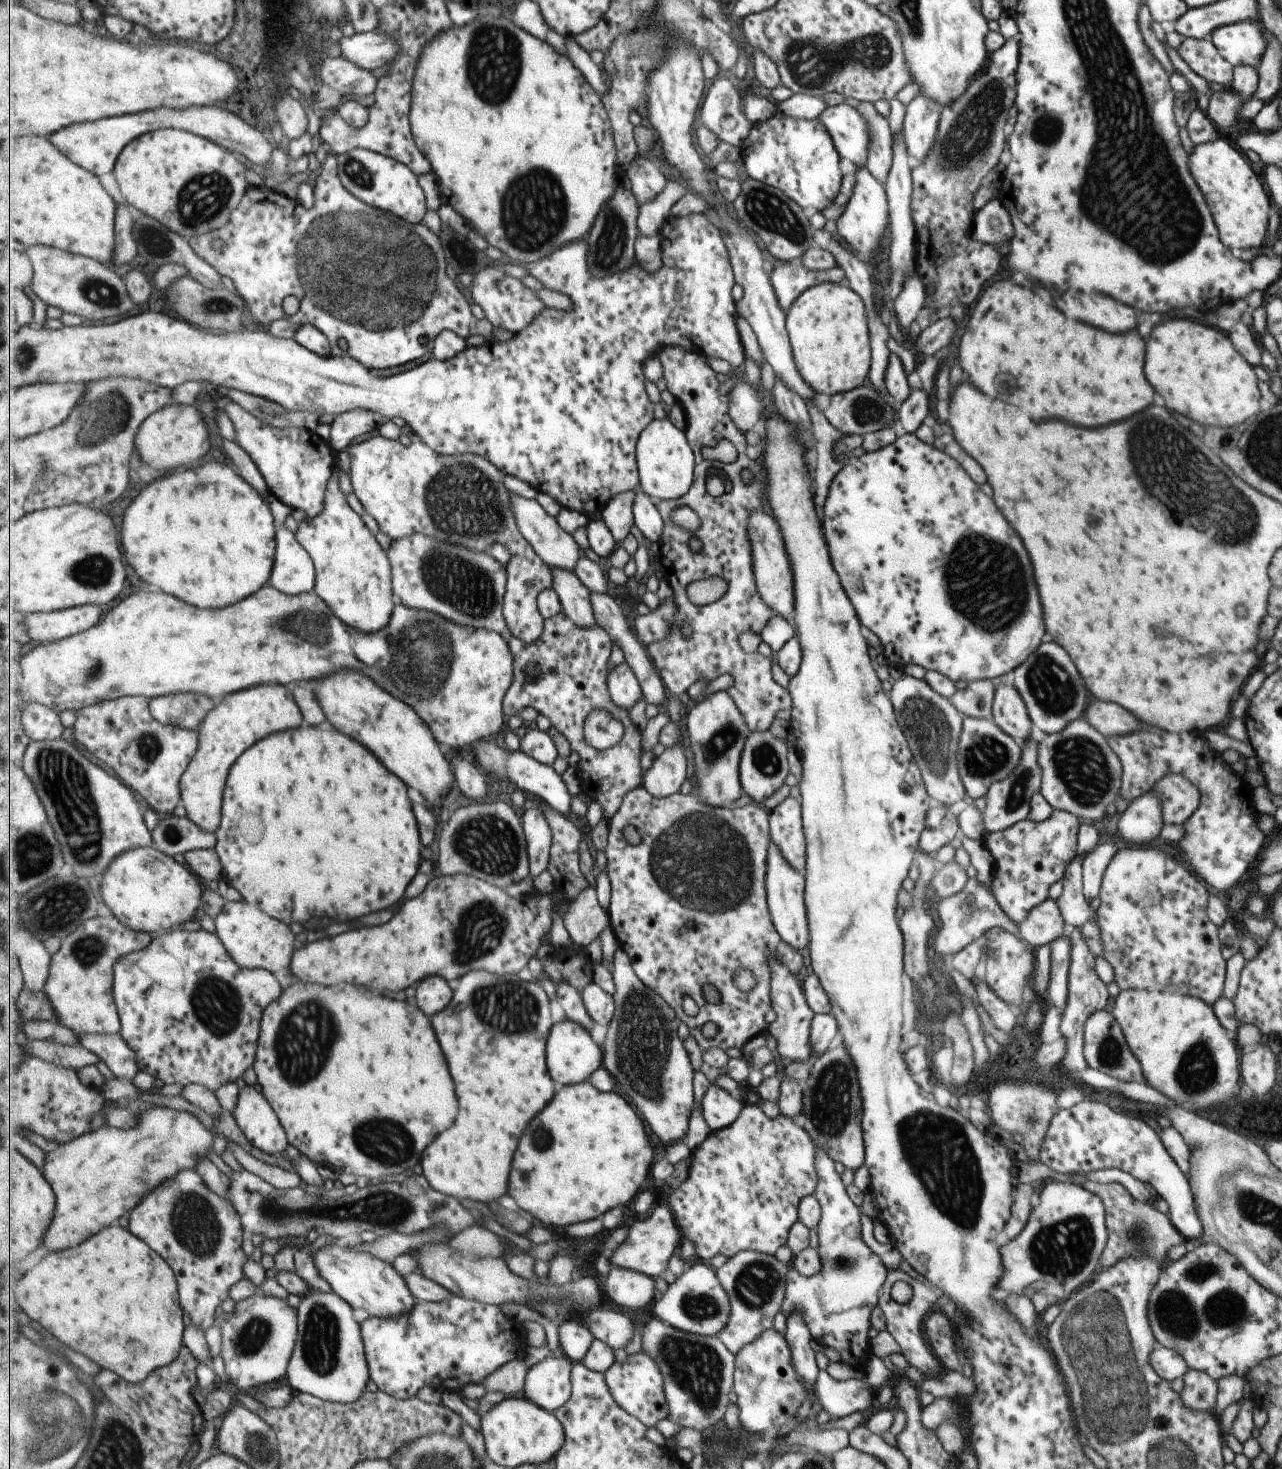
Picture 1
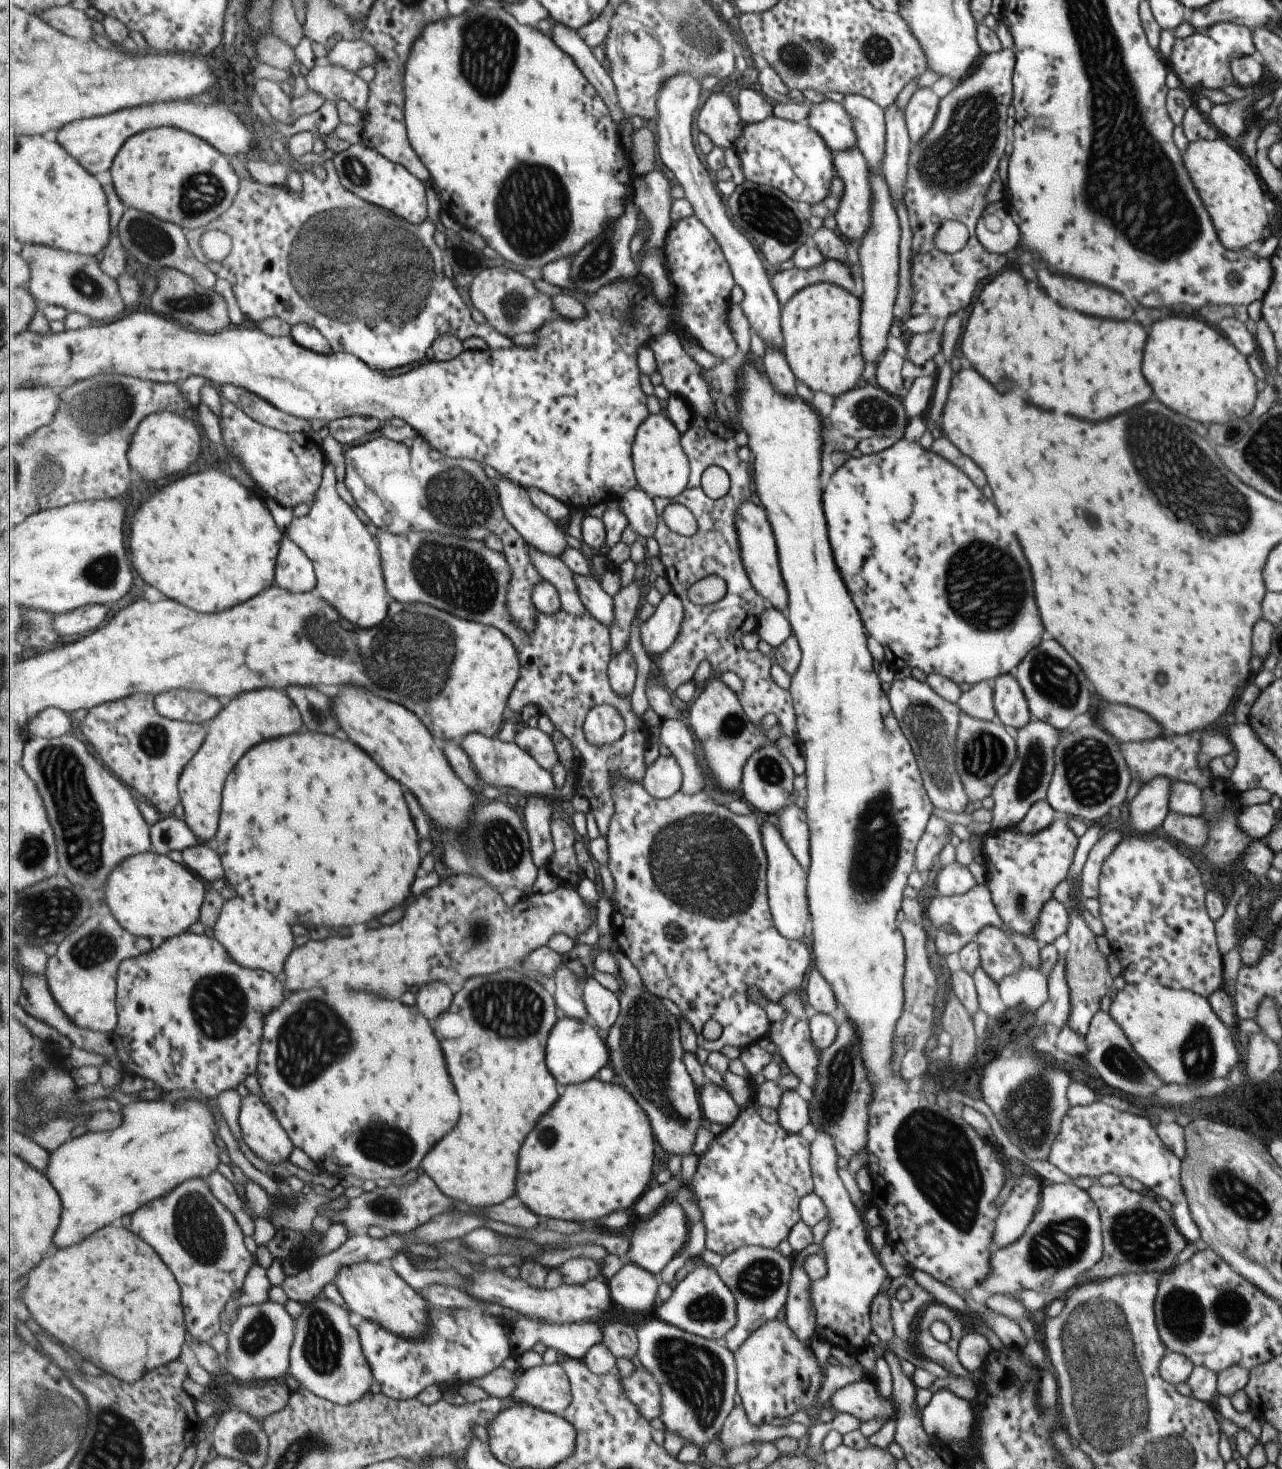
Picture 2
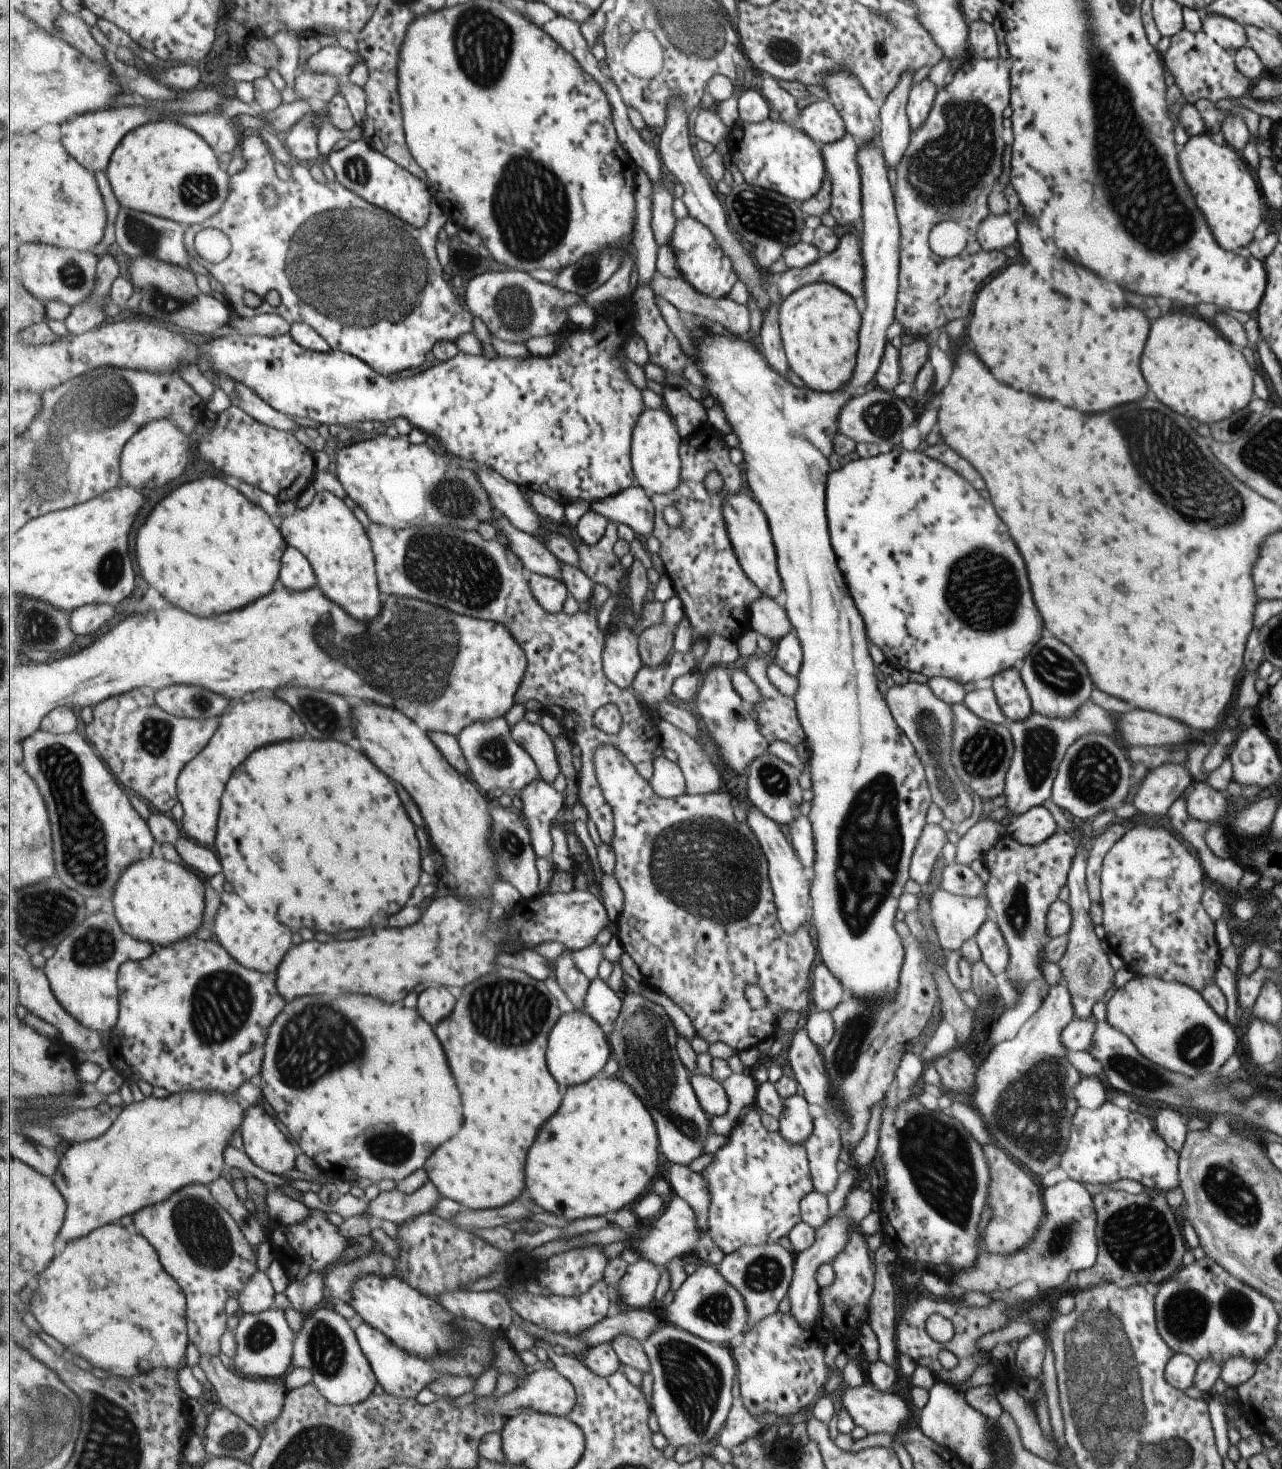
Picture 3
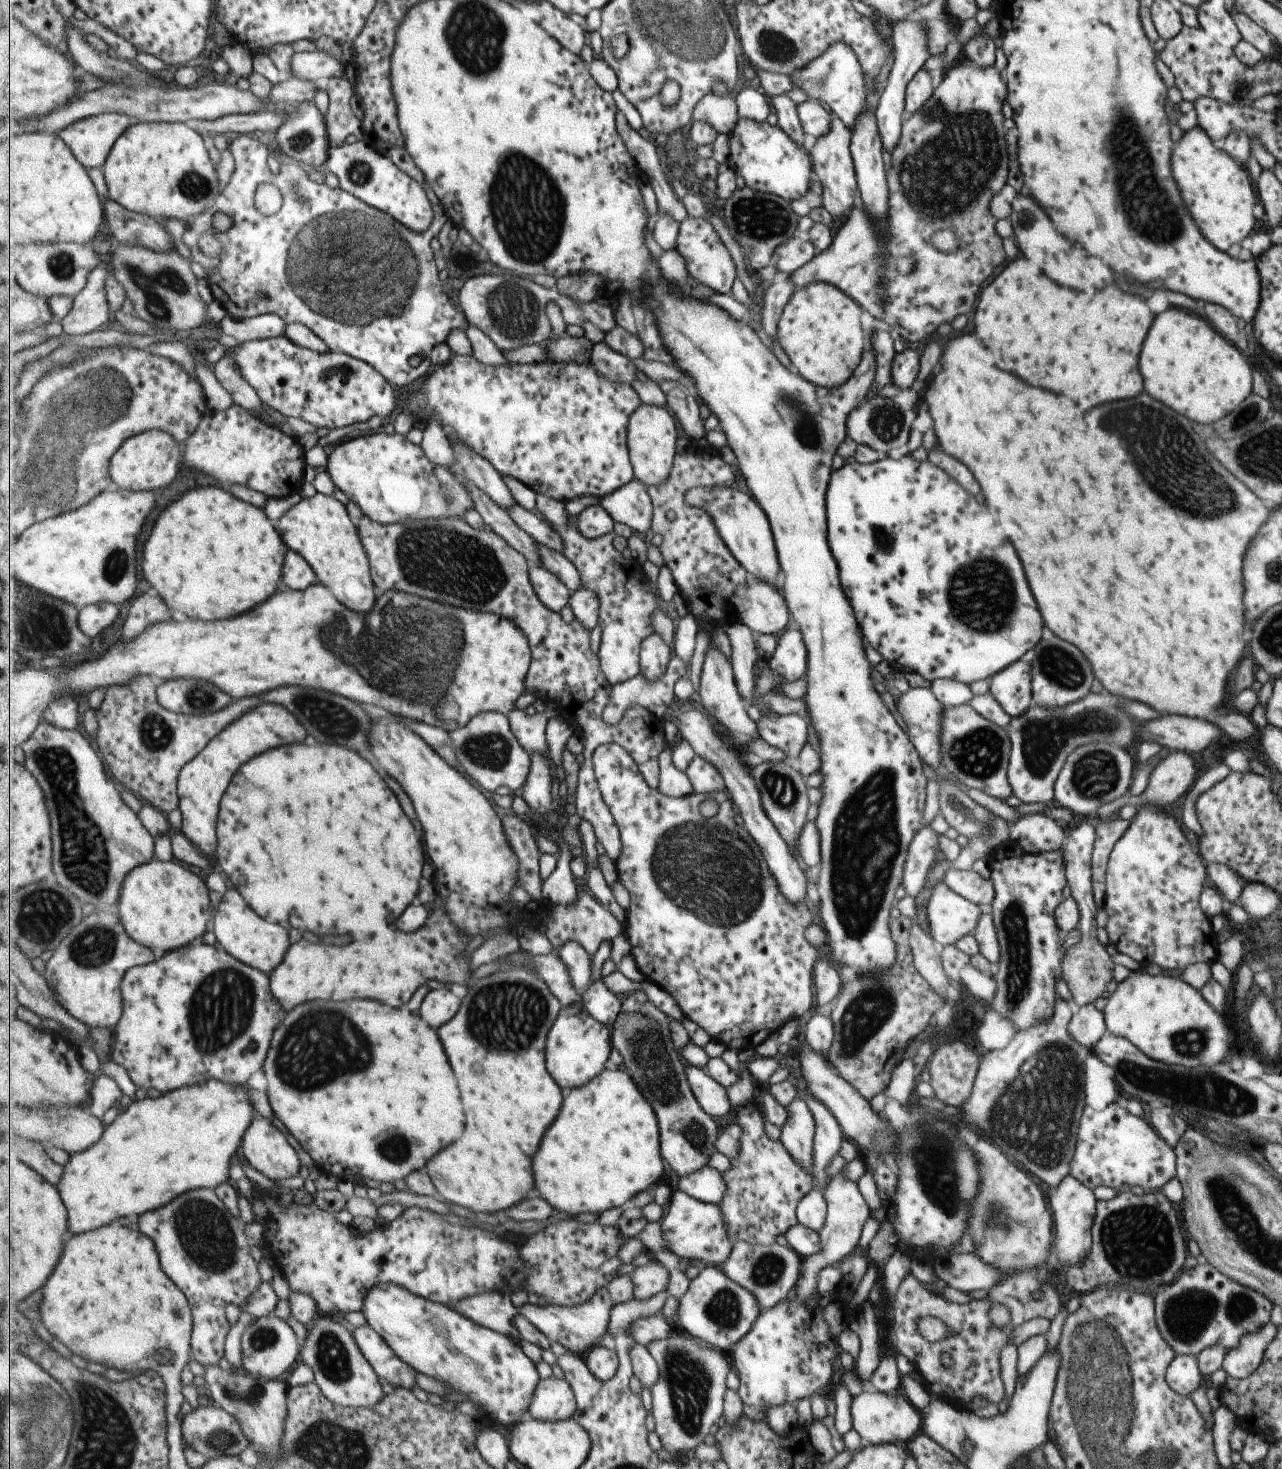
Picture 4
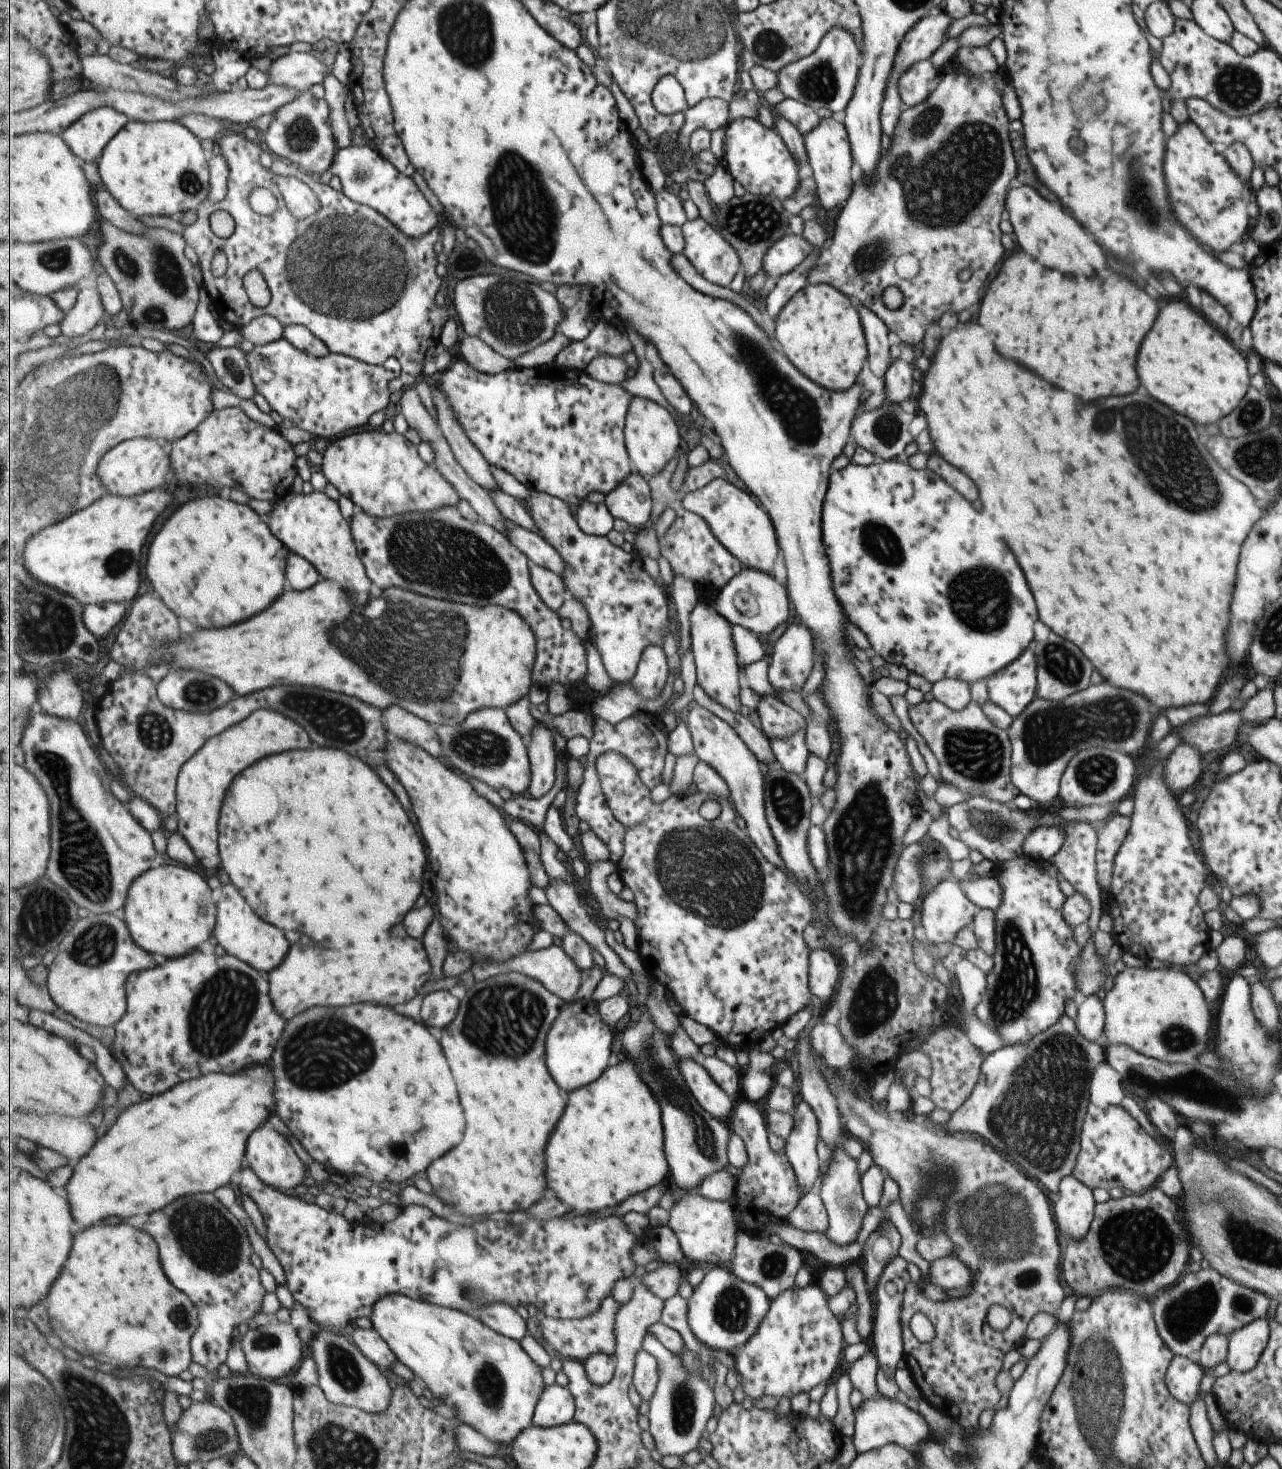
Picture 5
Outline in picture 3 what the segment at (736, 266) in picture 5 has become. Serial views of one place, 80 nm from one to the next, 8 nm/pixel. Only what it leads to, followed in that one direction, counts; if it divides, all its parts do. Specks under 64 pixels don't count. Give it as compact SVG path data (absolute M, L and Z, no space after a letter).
M689 215L687 218L677 220L675 234L671 240L671 247L677 264L681 269L681 276L688 280L699 292L715 298L727 297L731 294L735 282L740 280L738 271L735 270L734 262L730 255L723 250L718 239L706 224Z

